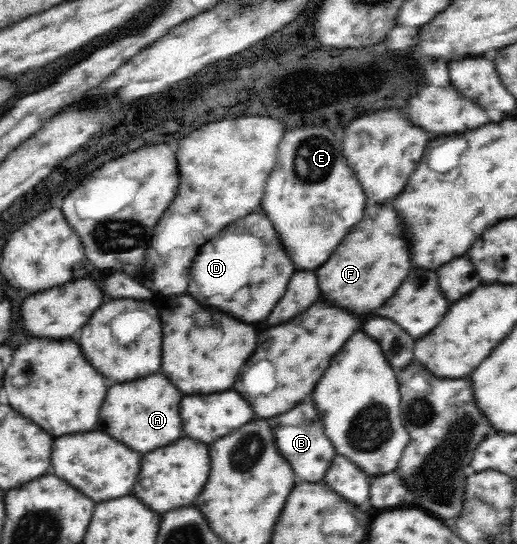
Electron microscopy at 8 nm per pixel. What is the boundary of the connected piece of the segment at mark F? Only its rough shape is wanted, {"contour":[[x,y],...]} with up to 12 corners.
{"contour":[[368,207],[316,271],[322,301],[382,307],[408,277],[400,219]]}

